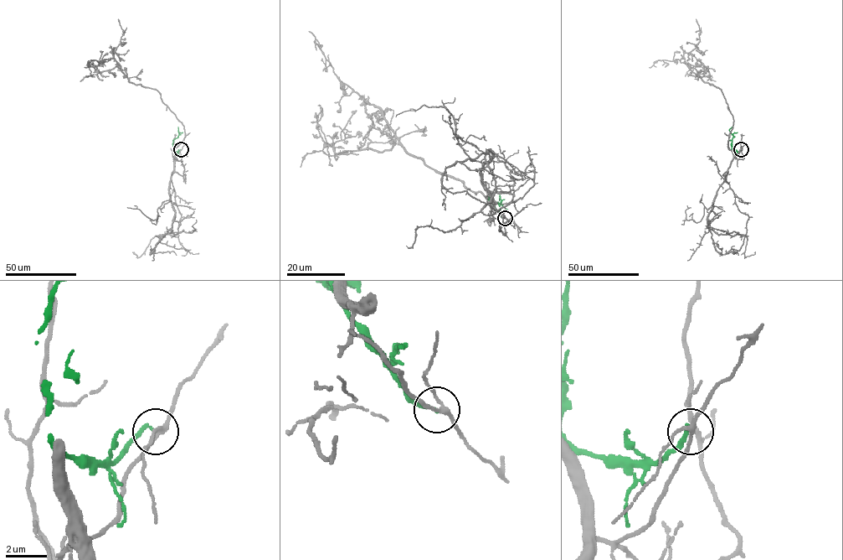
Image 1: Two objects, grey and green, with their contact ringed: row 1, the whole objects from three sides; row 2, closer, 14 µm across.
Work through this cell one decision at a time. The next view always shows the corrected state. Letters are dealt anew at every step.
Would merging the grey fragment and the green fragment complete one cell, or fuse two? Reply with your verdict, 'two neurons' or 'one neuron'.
two neurons

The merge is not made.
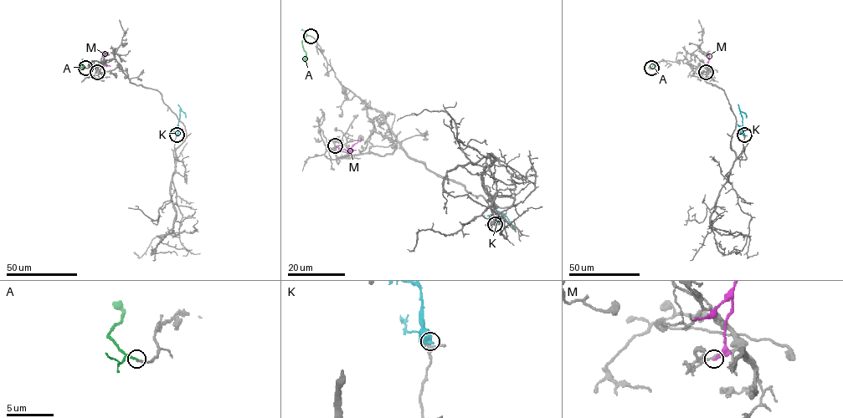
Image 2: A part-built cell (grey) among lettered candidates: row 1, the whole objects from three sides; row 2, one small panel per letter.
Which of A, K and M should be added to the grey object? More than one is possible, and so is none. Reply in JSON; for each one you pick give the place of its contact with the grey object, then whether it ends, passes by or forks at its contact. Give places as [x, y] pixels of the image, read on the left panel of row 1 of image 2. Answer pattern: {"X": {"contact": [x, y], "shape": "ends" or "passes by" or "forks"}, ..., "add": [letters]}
{"A": {"contact": [85, 68], "shape": "ends"}, "add": ["A"]}

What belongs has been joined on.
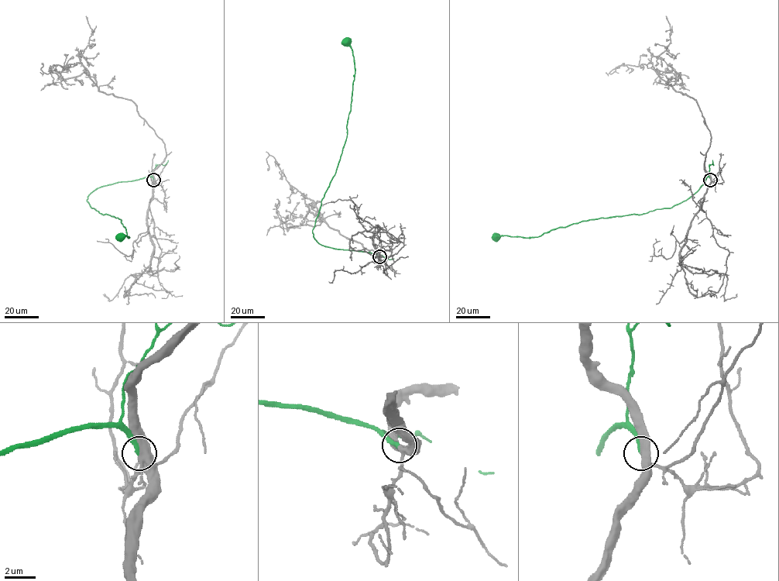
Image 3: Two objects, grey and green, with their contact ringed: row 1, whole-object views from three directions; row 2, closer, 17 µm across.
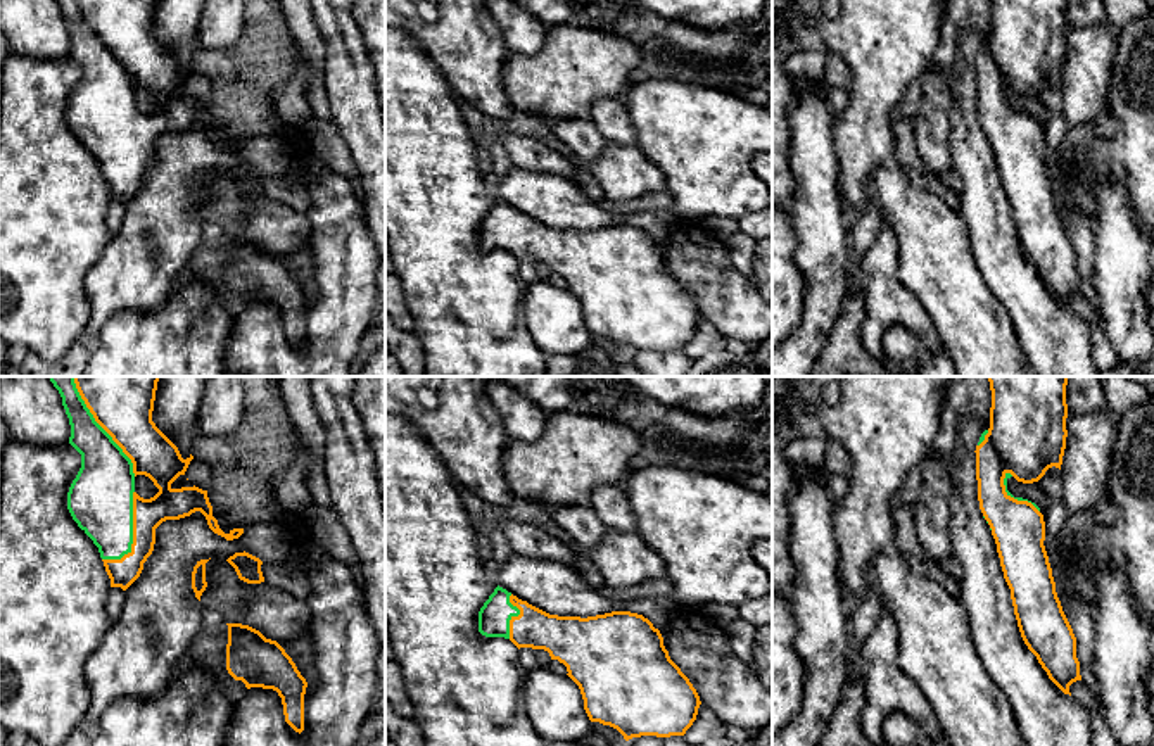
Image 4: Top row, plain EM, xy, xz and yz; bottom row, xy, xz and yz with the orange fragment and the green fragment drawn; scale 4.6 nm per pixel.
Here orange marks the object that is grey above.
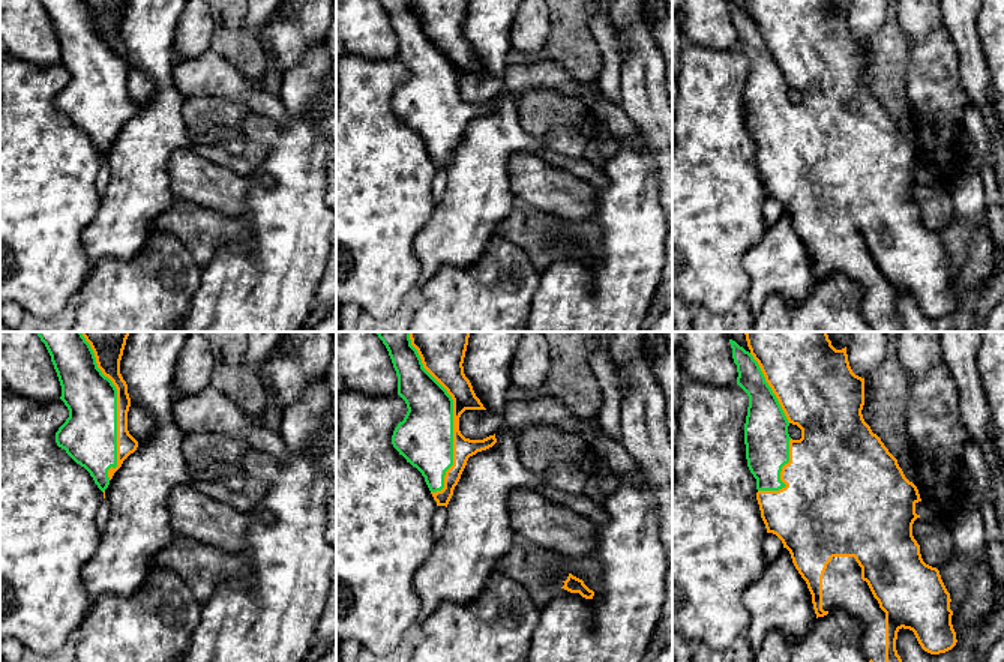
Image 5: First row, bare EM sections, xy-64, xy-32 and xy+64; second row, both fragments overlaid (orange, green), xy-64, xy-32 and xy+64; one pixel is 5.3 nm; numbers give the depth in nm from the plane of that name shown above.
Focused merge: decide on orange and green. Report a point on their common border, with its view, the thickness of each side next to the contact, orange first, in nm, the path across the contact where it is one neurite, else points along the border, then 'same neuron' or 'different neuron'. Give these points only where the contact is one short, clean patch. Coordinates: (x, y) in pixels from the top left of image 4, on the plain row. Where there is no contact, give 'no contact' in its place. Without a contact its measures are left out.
contact xy (106, 44); calibres 240 and 280 nm; same neuron

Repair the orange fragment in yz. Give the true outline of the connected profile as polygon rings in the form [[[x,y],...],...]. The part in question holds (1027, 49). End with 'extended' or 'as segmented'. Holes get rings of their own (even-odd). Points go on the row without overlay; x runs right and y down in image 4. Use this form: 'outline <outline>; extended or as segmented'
outline [[[990,0],[990,3],[990,41],[981,47],[974,64],[980,123],[997,157],[1021,250],[1049,292],[1064,307],[1071,309],[1069,299],[1081,294],[1076,250],[1056,205],[1052,181],[1043,159],[1043,128],[1035,116],[1014,111],[1007,104],[1011,90],[1023,97],[1033,97],[1049,81],[1056,79],[1061,83],[1068,50],[1066,0]]]; extended

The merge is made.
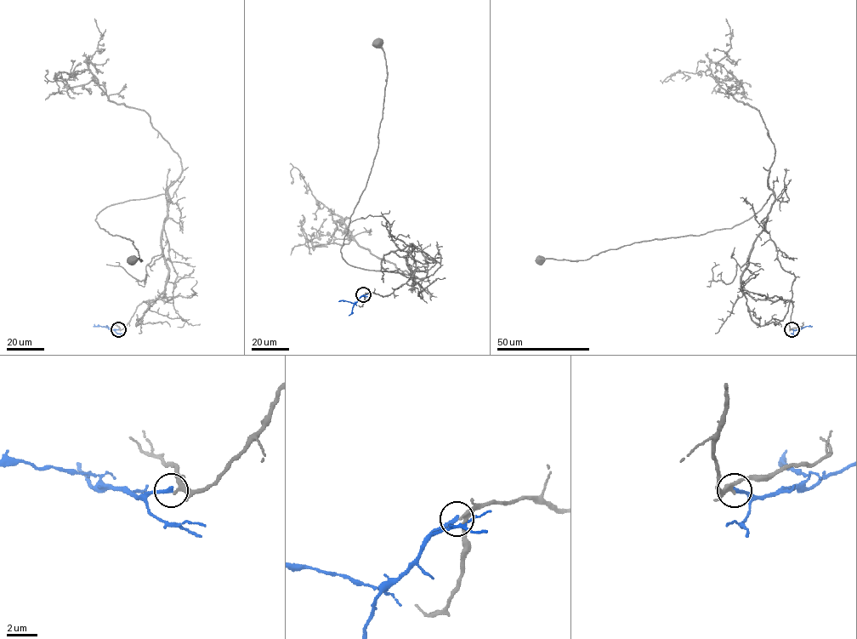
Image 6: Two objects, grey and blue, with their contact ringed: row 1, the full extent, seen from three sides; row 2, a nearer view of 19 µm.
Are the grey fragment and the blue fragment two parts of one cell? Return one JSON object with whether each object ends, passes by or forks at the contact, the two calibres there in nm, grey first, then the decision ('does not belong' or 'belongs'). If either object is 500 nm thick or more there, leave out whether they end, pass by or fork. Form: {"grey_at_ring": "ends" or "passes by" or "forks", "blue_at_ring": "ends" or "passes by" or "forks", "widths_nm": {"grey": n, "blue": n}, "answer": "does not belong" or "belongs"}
{"grey_at_ring": "passes by", "blue_at_ring": "ends", "widths_nm": {"grey": 200, "blue": 280}, "answer": "does not belong"}

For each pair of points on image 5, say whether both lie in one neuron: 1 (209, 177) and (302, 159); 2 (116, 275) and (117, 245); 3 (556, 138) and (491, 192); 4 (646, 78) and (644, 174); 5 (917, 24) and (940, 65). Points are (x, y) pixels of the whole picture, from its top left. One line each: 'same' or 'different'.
1: different
2: different
3: same
4: different
5: same

